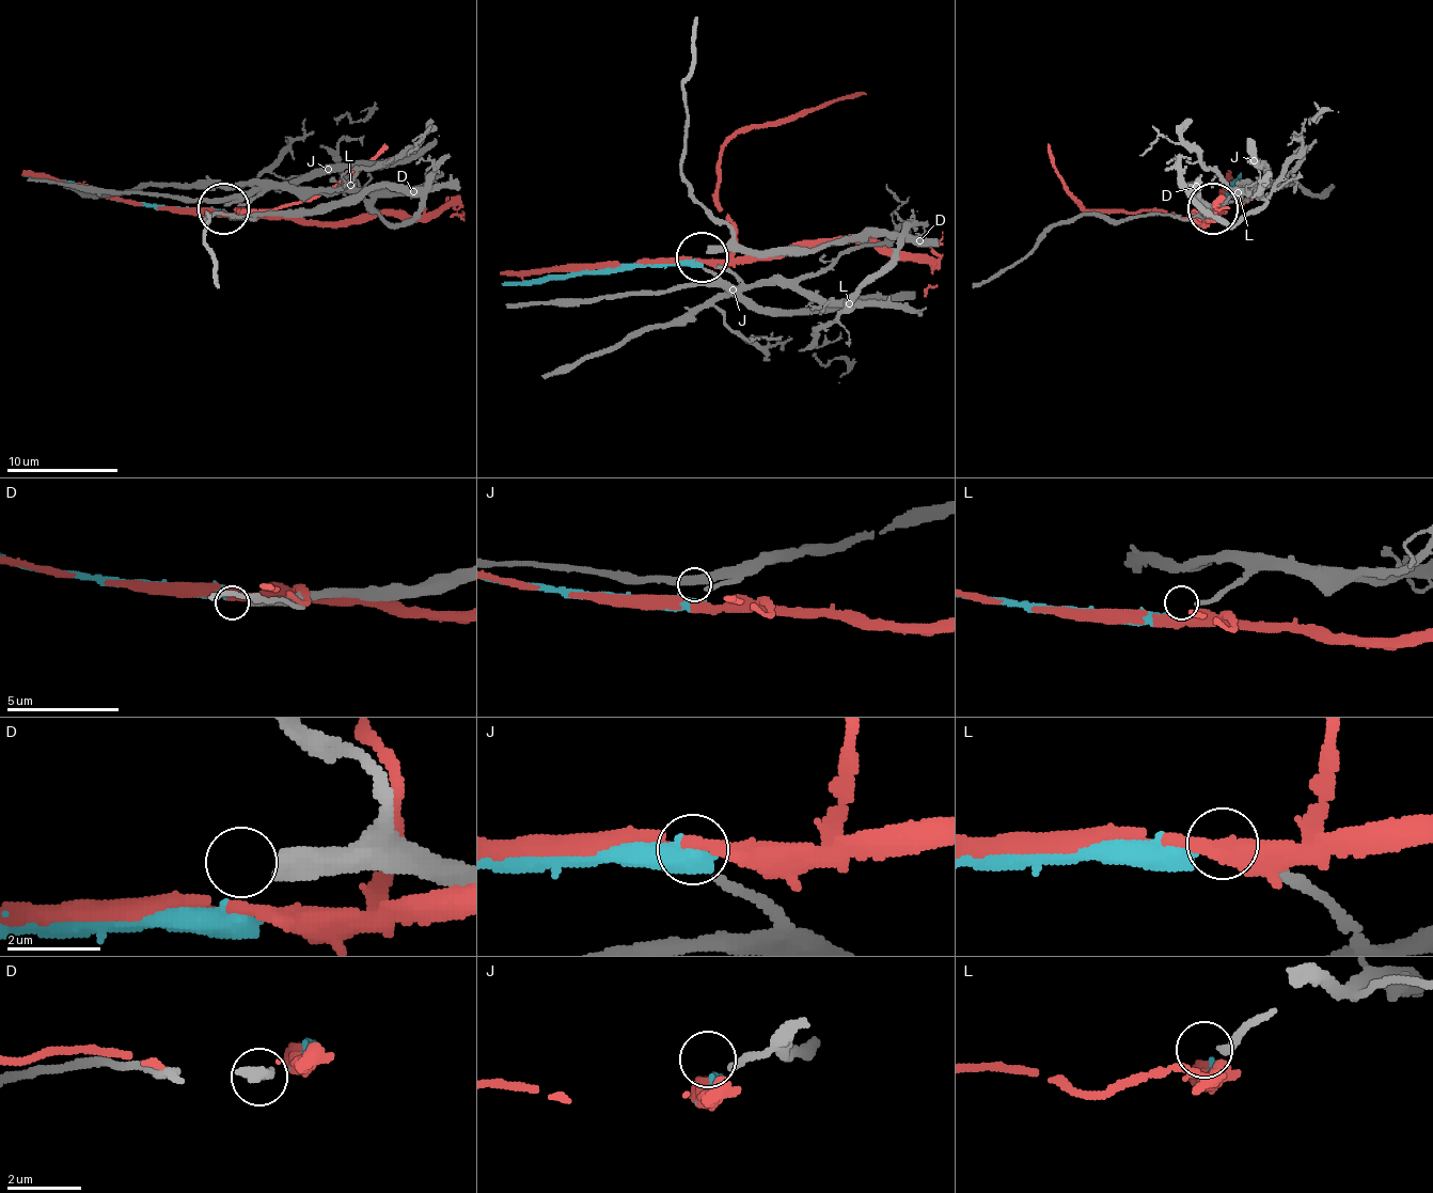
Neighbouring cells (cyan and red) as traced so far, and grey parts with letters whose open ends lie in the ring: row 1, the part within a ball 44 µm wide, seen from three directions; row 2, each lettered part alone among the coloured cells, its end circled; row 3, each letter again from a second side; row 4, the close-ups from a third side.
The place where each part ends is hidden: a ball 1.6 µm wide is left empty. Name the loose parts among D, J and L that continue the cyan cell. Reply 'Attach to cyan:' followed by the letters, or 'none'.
Attach to cyan: none

